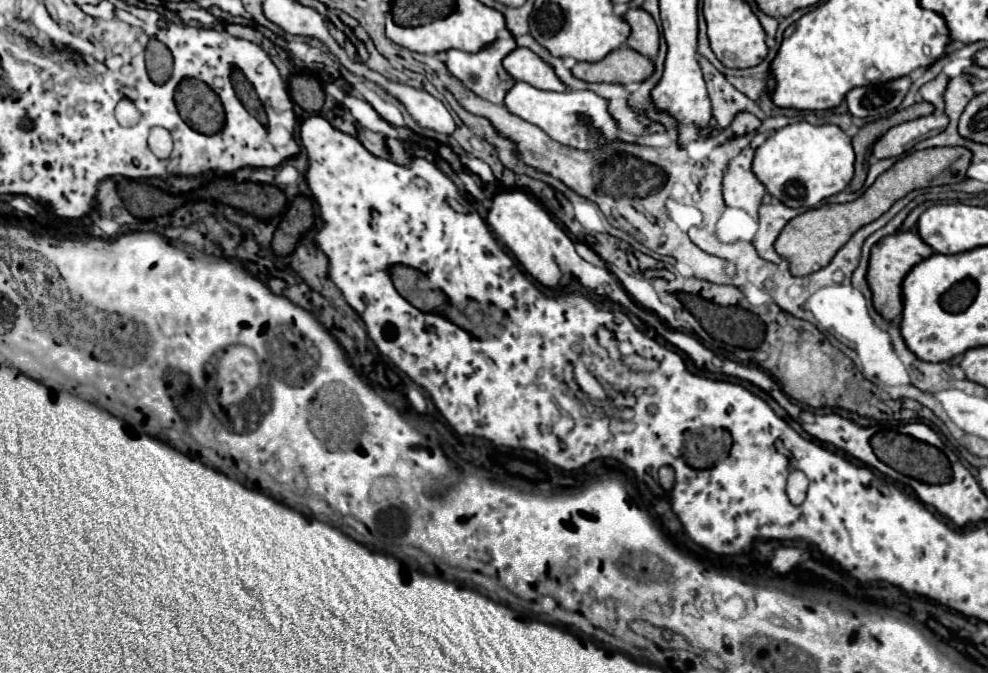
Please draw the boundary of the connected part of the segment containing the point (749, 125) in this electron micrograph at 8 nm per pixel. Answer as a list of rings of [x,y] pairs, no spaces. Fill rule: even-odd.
[[[739,113],[739,115],[735,117],[731,129],[733,129],[735,135],[745,135],[745,133],[757,131],[759,125],[761,125],[761,121],[759,121],[755,115],[751,115],[751,113]]]

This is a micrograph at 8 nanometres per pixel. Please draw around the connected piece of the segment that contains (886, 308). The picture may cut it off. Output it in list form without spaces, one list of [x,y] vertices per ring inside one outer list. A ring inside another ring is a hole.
[[[901,231],[889,237],[883,237],[879,243],[873,245],[871,257],[869,257],[869,269],[867,269],[867,285],[873,293],[873,307],[875,311],[887,319],[895,321],[901,317],[903,311],[903,301],[901,301],[901,283],[905,275],[923,259],[927,259],[933,253],[933,249],[919,239],[915,231]]]

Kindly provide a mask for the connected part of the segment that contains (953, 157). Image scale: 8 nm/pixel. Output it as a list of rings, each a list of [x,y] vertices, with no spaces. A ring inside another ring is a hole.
[[[935,147],[935,149],[923,149],[905,155],[899,159],[891,169],[881,173],[877,181],[855,201],[843,203],[843,205],[823,205],[817,209],[809,209],[779,233],[775,241],[775,251],[789,261],[789,271],[795,277],[805,277],[821,267],[825,267],[833,255],[847,243],[847,239],[863,225],[875,221],[879,215],[883,215],[897,199],[905,197],[913,189],[929,187],[929,185],[949,185],[949,183],[959,183],[965,179],[965,171],[969,167],[971,153],[965,147]]]

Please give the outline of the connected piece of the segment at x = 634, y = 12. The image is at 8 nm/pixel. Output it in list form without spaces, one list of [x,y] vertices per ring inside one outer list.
[[[629,9],[623,15],[623,19],[631,27],[627,45],[631,49],[635,49],[637,53],[641,53],[649,59],[655,59],[655,55],[659,51],[659,29],[657,29],[653,17],[643,9]]]

